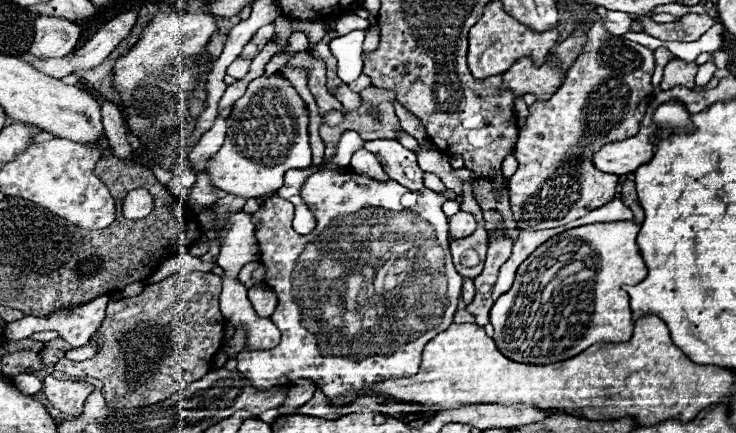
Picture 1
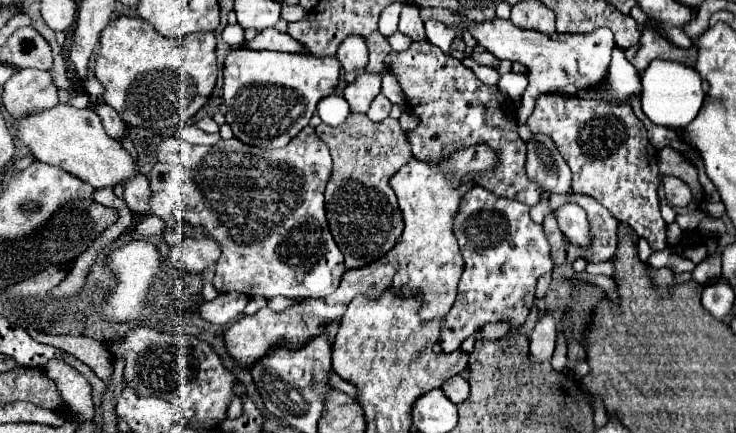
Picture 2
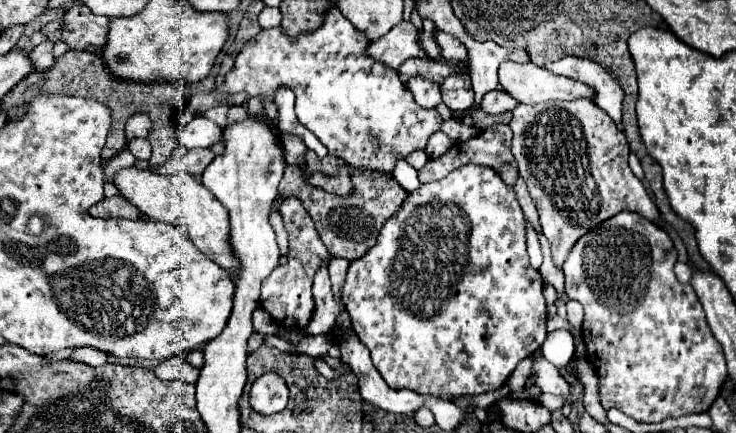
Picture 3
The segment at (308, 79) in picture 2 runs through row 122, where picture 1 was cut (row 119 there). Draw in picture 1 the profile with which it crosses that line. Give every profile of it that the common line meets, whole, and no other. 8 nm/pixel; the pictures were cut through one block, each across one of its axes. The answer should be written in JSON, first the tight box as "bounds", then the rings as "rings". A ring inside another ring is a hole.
{"bounds":[206,74,312,200],"rings":[[[280,74],[252,80],[246,94],[234,104],[226,122],[226,140],[210,162],[206,174],[216,188],[228,194],[246,200],[270,196],[284,184],[286,170],[304,170],[312,164],[308,144],[308,108],[290,82],[280,78]]]}

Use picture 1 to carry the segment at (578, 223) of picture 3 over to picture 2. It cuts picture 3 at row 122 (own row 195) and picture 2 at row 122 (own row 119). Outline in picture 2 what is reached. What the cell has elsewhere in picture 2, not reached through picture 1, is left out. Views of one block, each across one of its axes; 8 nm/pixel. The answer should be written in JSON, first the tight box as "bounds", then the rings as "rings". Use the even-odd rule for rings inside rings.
{"bounds":[528,94,692,250],"rings":[[[540,94],[536,98],[534,112],[528,118],[528,126],[534,134],[548,134],[556,142],[560,154],[568,162],[572,170],[572,190],[580,194],[588,194],[596,198],[610,214],[626,222],[638,236],[644,236],[652,250],[662,250],[666,248],[666,222],[660,216],[660,202],[658,202],[658,188],[664,184],[666,198],[668,202],[676,202],[676,206],[688,206],[692,200],[692,190],[674,176],[660,176],[658,170],[658,150],[650,144],[646,136],[646,128],[642,120],[636,118],[632,112],[632,106],[622,104],[622,106],[610,106],[606,102],[598,100],[582,100],[576,96],[566,96],[566,94]]]}

